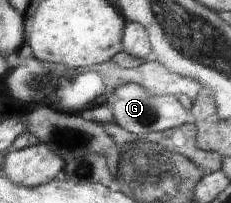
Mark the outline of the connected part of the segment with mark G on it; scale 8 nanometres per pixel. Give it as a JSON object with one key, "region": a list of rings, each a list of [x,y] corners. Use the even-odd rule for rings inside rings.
{"region":[[[131,82],[113,89],[112,94],[114,101],[110,106],[114,117],[113,122],[129,133],[147,135],[194,123],[193,114],[177,101],[177,96],[171,94],[156,96],[150,94],[142,85]]]}

